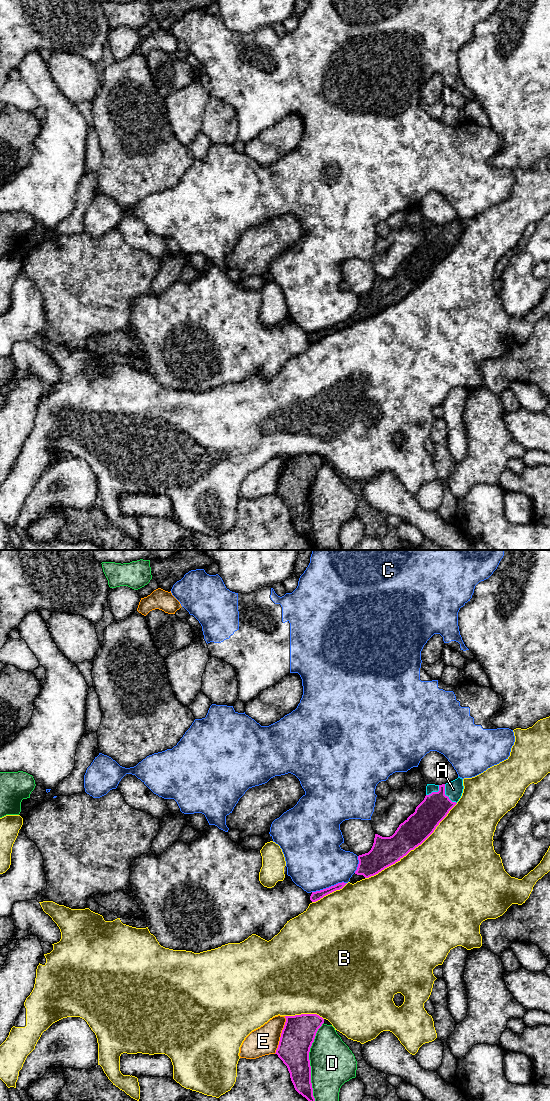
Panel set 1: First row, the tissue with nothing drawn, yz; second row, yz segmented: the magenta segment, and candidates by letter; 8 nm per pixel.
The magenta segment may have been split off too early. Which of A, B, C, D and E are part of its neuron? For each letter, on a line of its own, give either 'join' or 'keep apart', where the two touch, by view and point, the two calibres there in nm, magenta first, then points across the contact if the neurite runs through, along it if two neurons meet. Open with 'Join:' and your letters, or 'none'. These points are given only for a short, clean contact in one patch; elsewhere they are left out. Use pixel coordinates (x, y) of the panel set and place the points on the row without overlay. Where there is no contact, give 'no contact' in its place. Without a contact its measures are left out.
Join: A
A: join | yz (445, 235) | 220/140 nm
B: keep apart | yz (413, 289) | 240/500 nm
C: keep apart | yz (329, 327) | 80/460 nm
D: keep apart | yz (309, 503) | 260/360 nm
E: keep apart | yz (281, 475) | 260/220 nm

